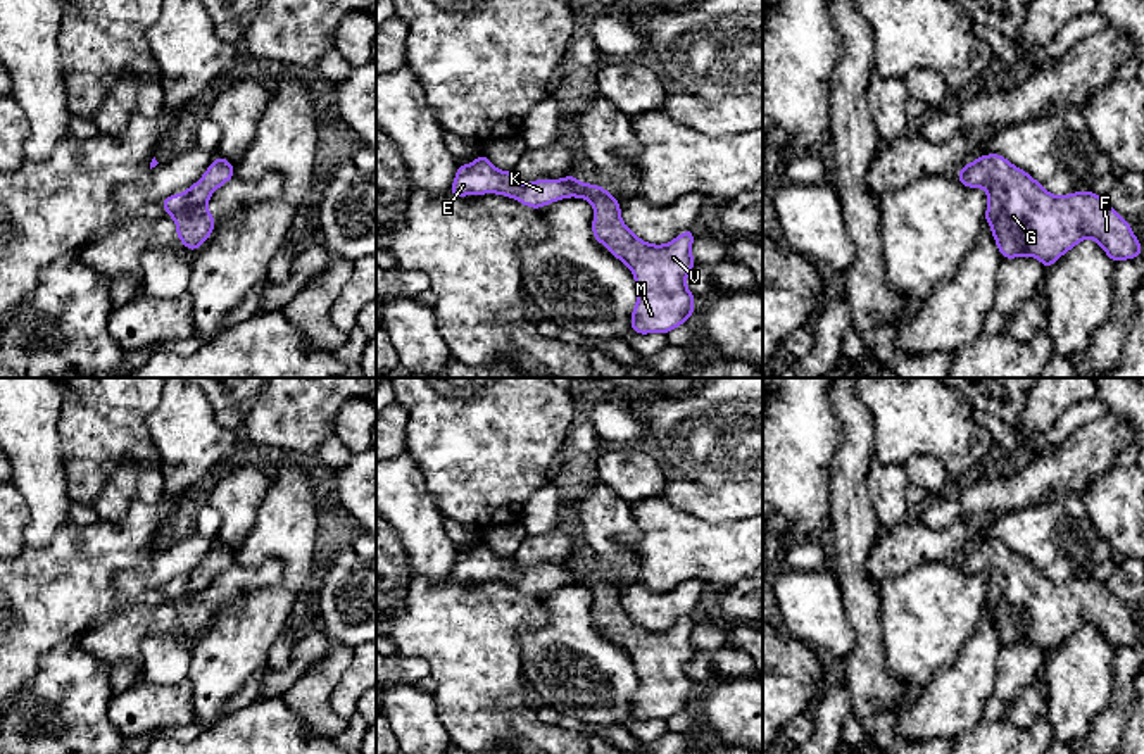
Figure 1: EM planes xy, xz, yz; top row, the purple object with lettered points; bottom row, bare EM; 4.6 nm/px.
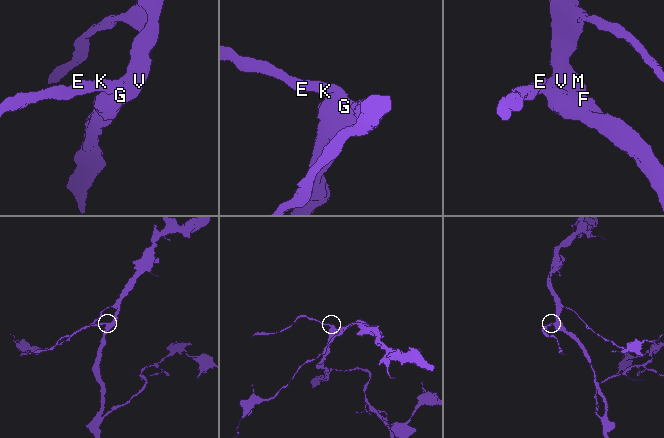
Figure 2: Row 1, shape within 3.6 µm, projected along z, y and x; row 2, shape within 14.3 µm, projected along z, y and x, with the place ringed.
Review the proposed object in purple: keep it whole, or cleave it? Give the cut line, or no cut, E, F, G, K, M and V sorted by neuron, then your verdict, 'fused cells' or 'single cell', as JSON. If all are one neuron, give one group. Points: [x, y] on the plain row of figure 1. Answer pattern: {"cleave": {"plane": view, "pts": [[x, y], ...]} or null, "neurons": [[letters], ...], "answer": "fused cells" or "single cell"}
{"cleave": null, "neurons": [["E", "F", "G", "K", "M", "V"]], "answer": "single cell"}

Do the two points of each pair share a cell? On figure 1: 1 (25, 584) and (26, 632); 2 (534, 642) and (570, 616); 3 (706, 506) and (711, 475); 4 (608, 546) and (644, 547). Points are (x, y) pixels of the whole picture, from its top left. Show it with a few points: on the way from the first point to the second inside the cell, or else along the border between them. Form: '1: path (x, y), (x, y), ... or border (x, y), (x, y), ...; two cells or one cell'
1: path (26, 596), (26, 620); one cell
2: path (542, 642), (561, 625); one cell
3: border (682, 477), (708, 485), (744, 480); two cells
4: border (622, 542), (637, 556), (635, 584); two cells

